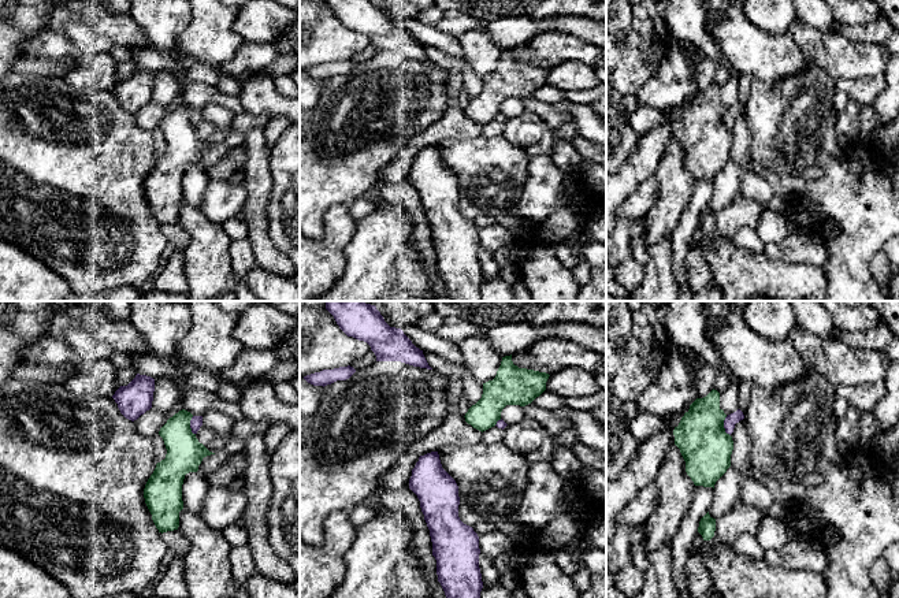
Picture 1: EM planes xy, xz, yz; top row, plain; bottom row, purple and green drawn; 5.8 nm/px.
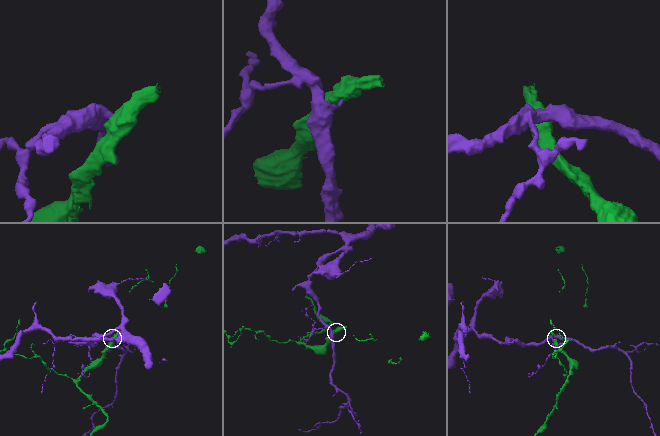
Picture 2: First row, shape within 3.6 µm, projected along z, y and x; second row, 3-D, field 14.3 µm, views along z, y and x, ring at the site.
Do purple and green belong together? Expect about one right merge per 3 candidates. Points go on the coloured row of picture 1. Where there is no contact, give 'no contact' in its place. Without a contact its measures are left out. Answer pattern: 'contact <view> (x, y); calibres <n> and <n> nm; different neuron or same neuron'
contact yz (724, 426); calibres 70 and 300 nm; different neuron

